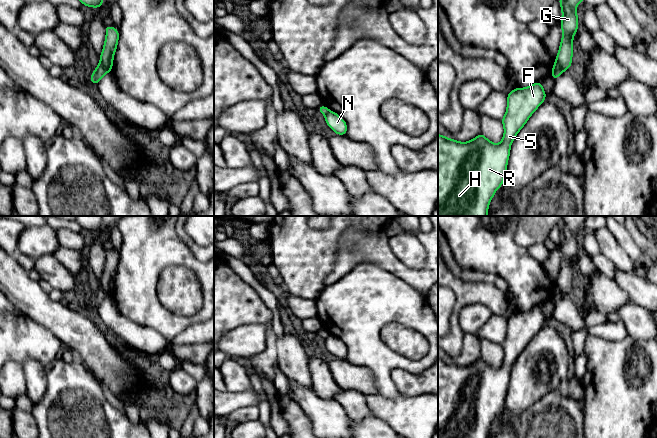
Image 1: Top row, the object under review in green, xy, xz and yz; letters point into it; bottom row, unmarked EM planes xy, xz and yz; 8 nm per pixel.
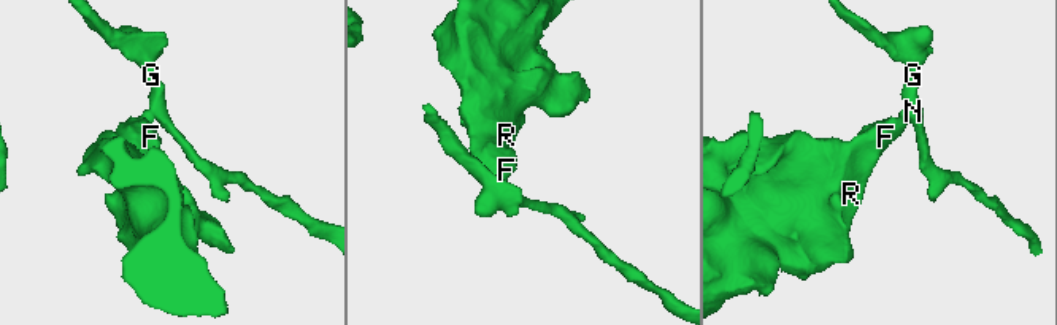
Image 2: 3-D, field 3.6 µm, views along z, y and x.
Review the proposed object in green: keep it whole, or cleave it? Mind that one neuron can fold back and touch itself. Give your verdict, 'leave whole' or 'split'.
split

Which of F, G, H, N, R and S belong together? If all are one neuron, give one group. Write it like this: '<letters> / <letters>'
F H R S / G N

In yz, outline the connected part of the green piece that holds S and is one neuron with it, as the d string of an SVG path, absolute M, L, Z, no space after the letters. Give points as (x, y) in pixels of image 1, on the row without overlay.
M535 306L526 312L513 313L507 319L507 334L501 343L504 360L499 368L489 365L482 356L476 362L464 367L438 358L438 438L488 438L489 427L505 403L511 367L545 322L546 317L541 306Z

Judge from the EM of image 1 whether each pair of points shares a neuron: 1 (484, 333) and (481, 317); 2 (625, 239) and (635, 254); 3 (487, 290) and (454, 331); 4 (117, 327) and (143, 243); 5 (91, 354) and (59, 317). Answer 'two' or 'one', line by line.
1: two
2: one
3: one
4: two
5: one

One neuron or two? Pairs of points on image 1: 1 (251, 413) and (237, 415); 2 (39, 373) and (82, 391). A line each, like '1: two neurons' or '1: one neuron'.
1: one neuron
2: two neurons

